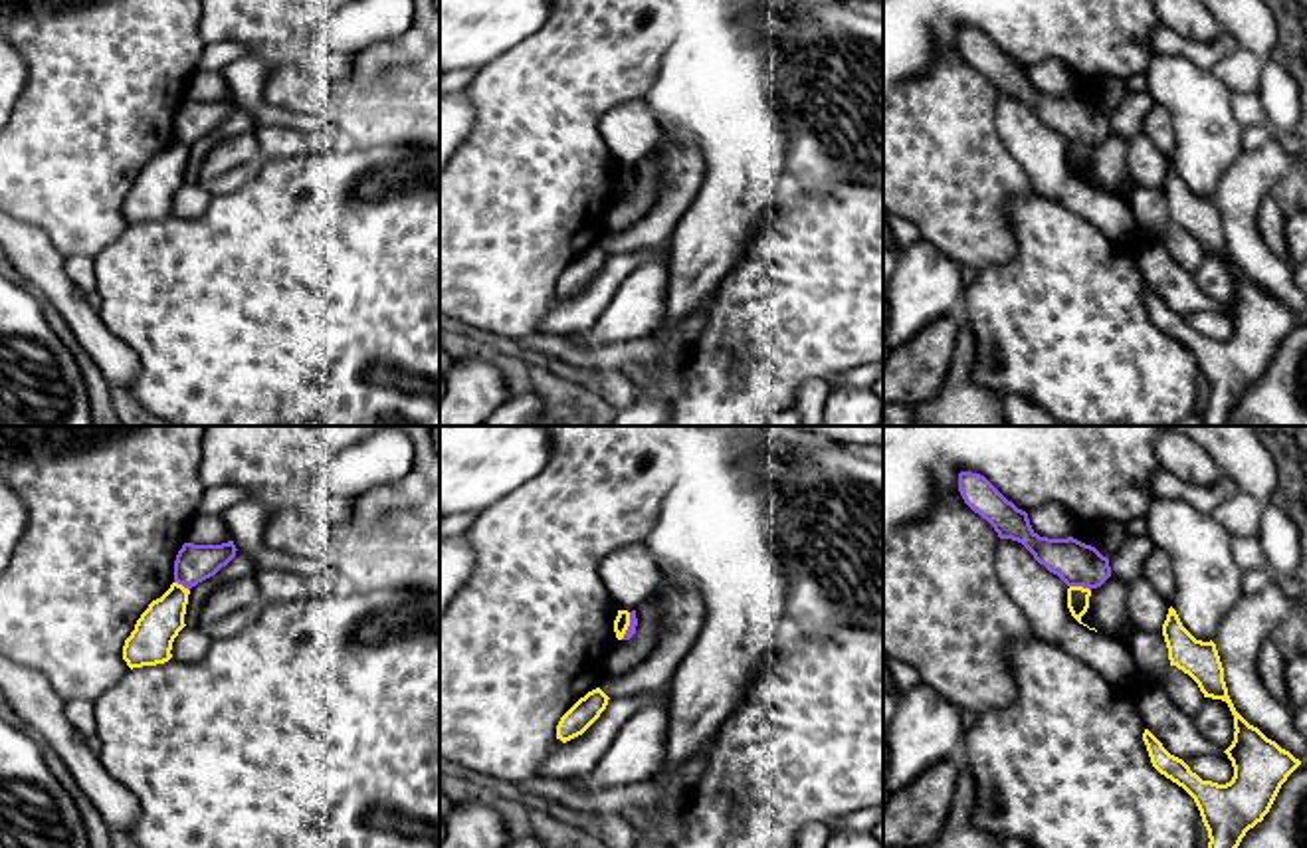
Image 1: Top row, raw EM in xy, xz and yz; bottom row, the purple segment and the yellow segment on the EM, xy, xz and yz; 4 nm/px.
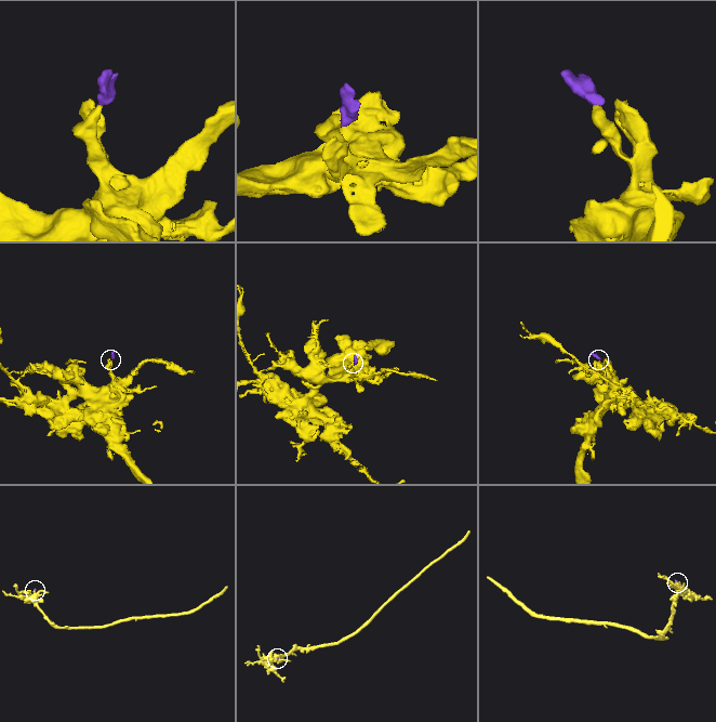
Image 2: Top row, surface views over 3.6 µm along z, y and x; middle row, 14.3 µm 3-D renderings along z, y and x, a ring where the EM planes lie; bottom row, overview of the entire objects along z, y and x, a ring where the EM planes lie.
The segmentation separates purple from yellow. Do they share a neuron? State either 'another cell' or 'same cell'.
another cell

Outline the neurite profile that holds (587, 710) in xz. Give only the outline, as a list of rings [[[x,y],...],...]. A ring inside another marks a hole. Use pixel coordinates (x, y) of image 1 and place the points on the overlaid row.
[[[596,688],[580,697],[558,721],[556,739],[562,743],[582,735],[606,709],[608,695]]]

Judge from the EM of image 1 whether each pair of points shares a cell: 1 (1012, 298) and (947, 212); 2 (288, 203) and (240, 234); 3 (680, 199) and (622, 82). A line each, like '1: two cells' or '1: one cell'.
1: two cells
2: one cell
3: two cells

